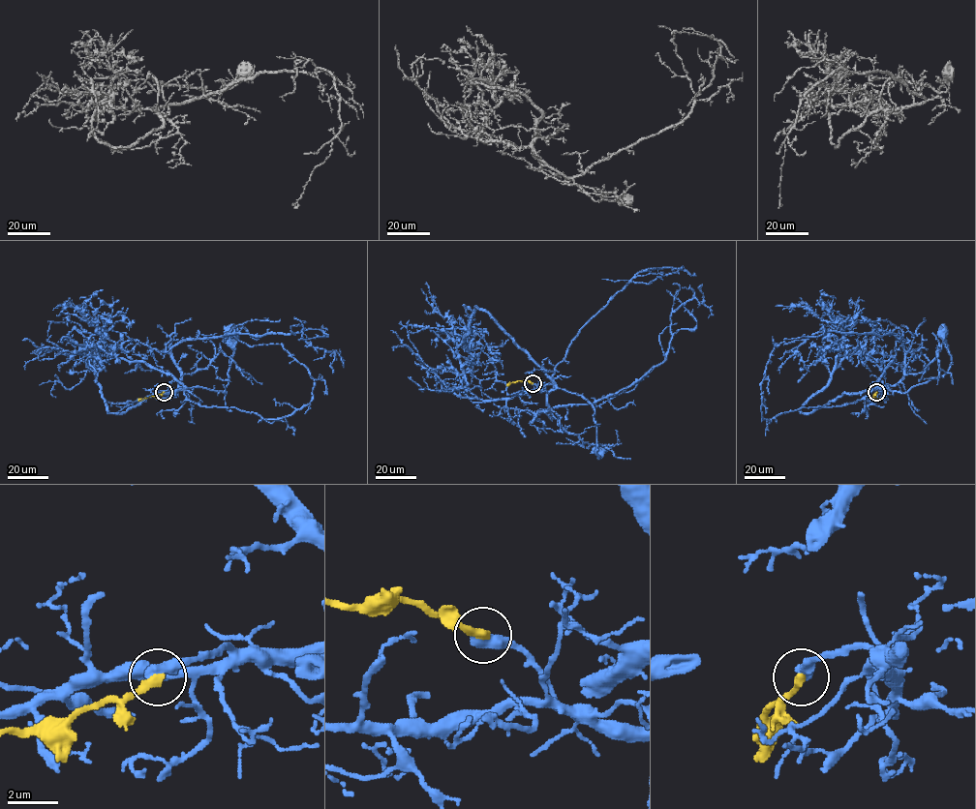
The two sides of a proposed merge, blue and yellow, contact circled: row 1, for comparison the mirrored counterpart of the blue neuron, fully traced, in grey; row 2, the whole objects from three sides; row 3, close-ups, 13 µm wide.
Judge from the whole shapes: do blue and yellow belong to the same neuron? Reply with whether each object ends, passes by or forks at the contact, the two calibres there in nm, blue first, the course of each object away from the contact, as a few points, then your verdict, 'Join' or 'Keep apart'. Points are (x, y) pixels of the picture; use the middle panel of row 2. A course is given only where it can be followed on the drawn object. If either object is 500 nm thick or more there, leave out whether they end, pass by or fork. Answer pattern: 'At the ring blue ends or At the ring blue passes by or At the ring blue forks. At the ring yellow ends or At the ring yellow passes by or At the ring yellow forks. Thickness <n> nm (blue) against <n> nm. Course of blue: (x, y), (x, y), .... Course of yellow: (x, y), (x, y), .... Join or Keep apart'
Thickness 550 nm (blue) against 360 nm. Course of blue: (533, 383), (545, 391), (563, 388), (582, 396), (594, 410), (598, 458), (602, 456), (597, 448). Course of yellow: (533, 383), (518, 380), (506, 385). Keep apart

